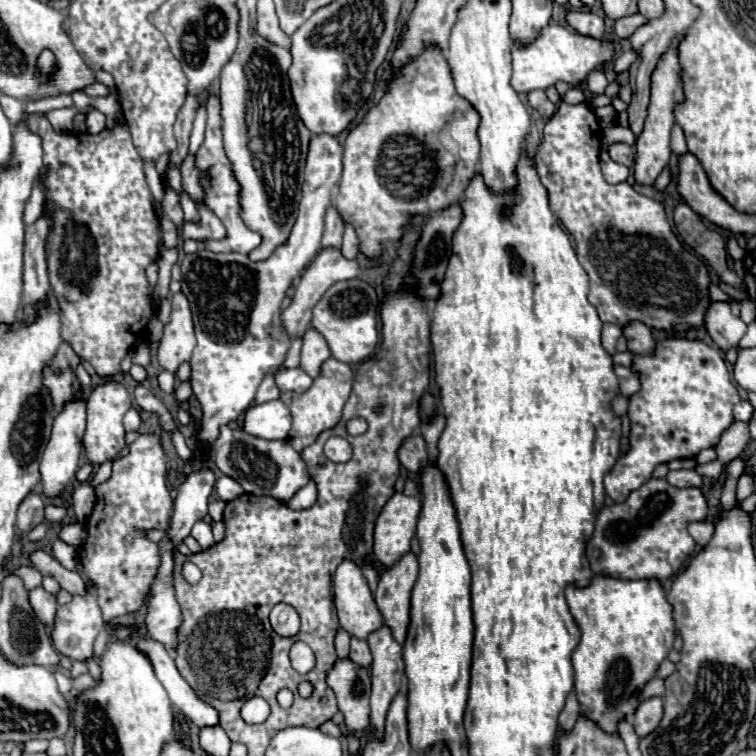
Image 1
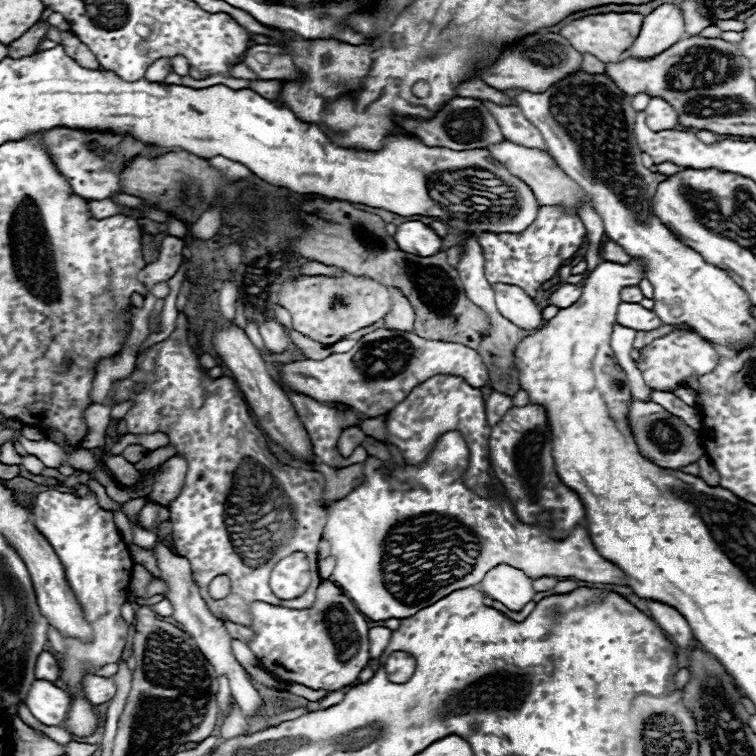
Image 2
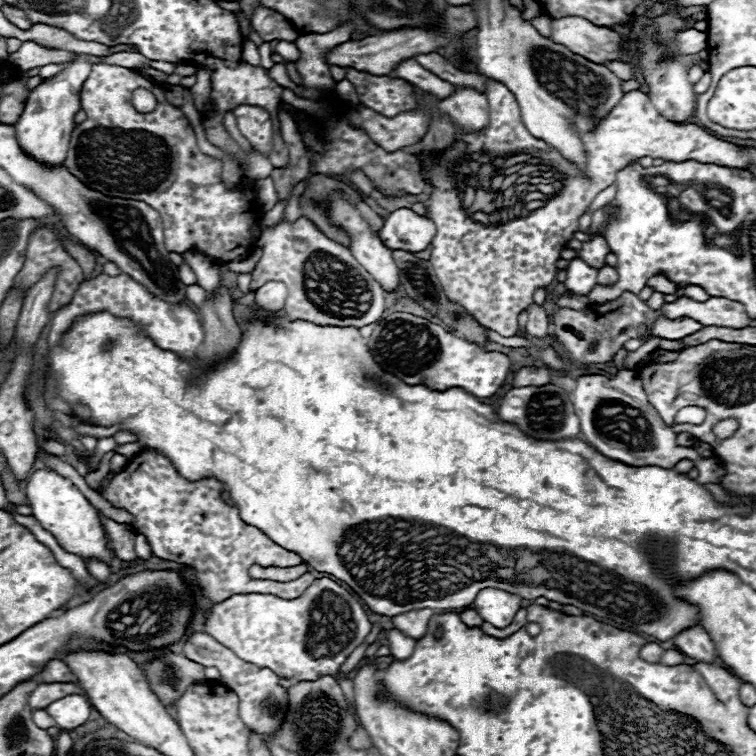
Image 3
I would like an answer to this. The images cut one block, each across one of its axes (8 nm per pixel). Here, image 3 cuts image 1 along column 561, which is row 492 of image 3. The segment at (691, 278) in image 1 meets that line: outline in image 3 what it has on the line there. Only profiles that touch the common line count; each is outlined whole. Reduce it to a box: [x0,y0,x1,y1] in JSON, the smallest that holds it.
[104,452,314,602]

